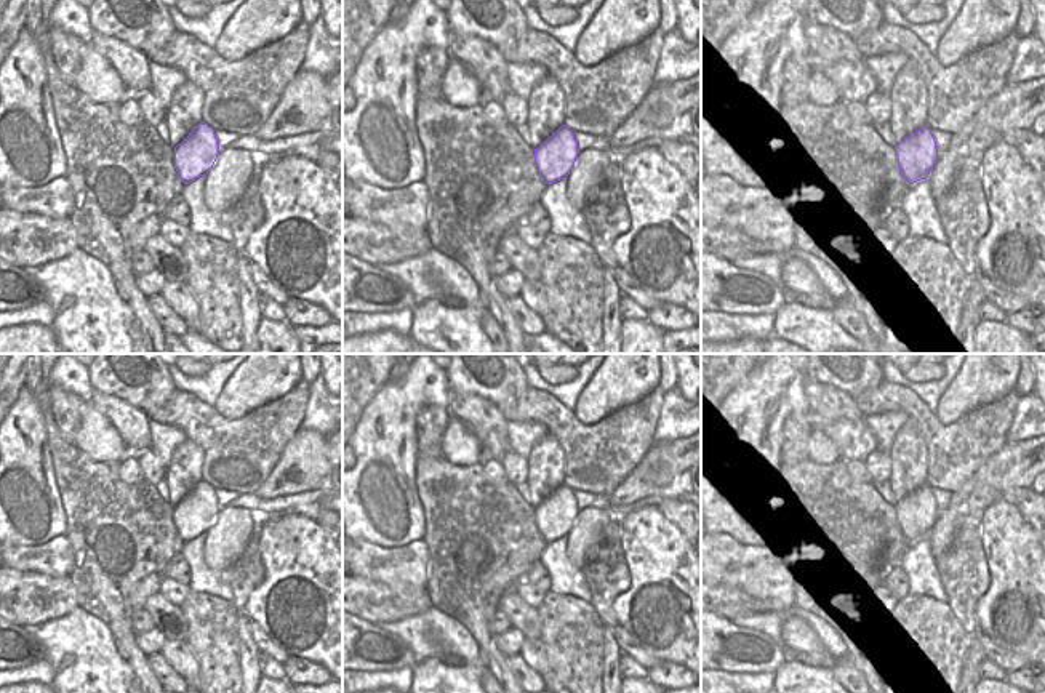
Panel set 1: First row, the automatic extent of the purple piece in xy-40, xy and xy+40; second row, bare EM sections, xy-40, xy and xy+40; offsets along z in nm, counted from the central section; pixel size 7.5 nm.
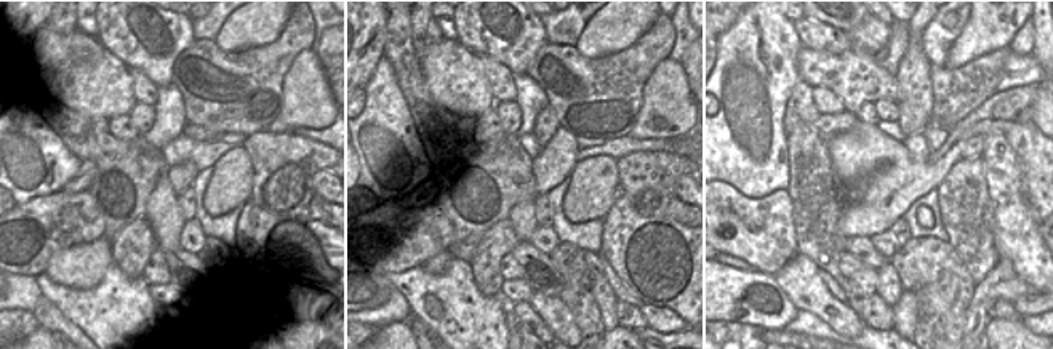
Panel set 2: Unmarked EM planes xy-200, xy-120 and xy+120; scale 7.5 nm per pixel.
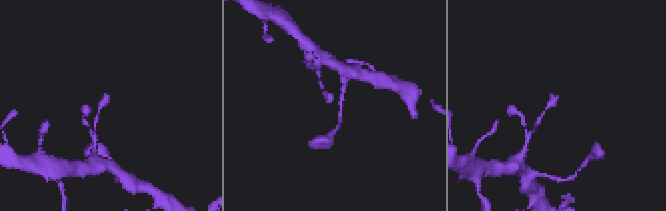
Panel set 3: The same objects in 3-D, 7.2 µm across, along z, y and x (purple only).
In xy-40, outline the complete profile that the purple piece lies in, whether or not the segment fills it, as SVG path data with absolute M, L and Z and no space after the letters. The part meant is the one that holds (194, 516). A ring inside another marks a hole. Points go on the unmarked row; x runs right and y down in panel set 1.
M200 480L189 495L174 506L174 527L184 543L206 535L219 514L214 488Z

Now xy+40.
M923 485L895 503L895 514L899 530L909 543L927 538L938 519L936 499L931 488Z

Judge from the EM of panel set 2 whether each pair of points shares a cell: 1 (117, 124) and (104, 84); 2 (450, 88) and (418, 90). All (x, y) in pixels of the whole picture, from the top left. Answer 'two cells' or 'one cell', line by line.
1: two cells
2: two cells

